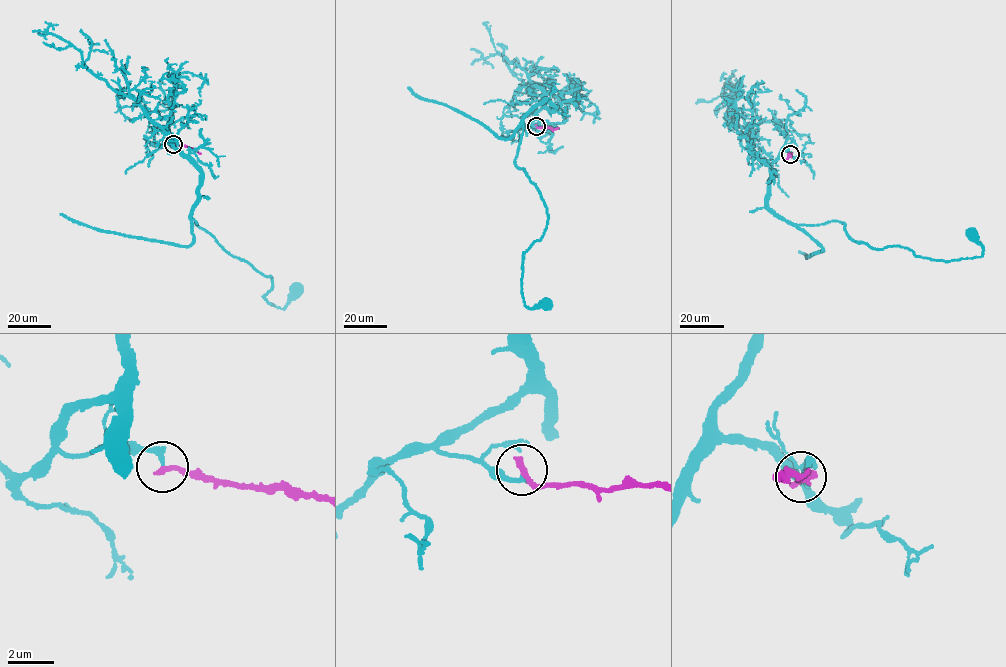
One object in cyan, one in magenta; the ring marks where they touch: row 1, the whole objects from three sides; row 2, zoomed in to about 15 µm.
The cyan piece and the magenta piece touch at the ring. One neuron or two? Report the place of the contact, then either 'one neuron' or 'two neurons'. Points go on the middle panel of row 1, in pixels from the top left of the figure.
place (536, 126); two neurons

